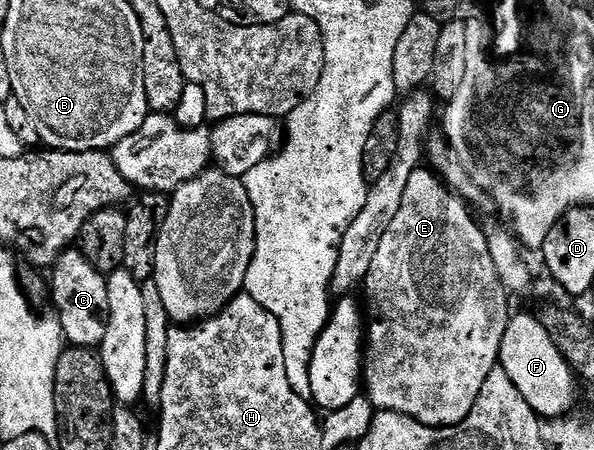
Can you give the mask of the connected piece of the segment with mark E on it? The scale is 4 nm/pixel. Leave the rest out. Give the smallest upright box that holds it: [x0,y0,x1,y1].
[362,166,510,430]

